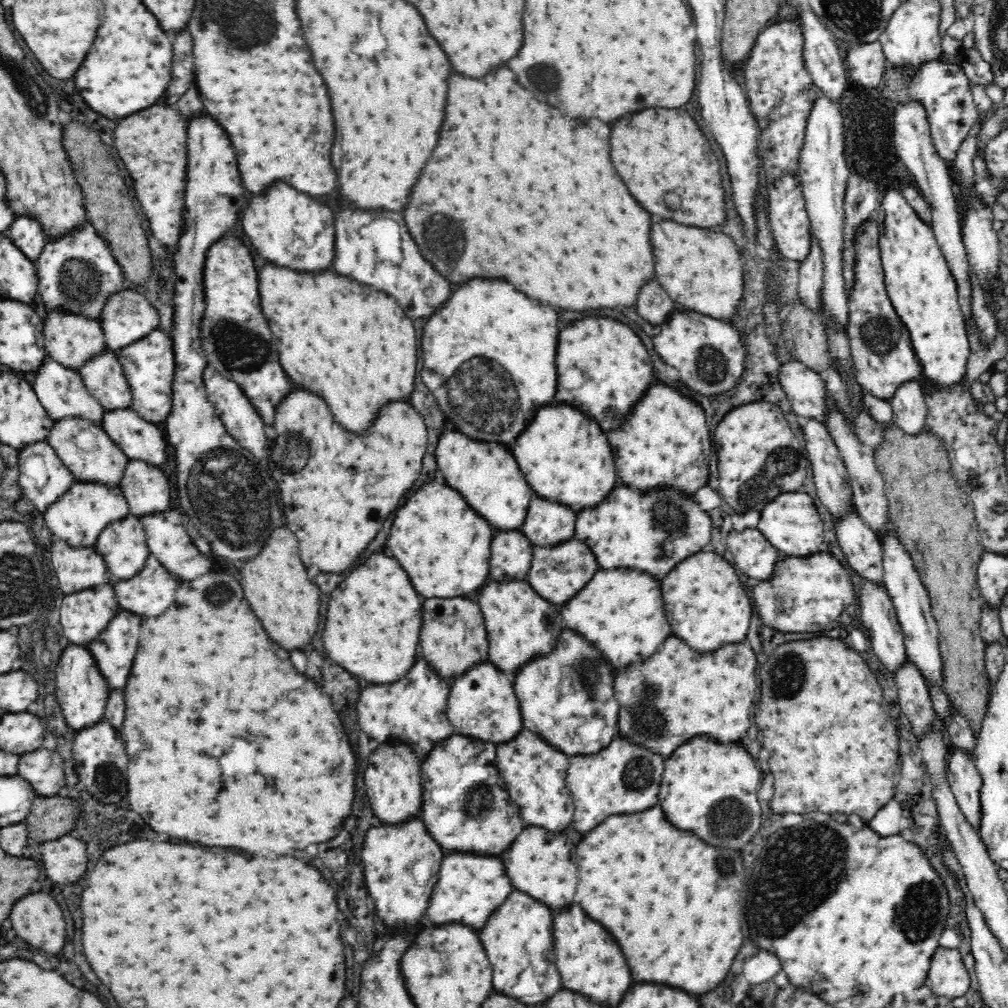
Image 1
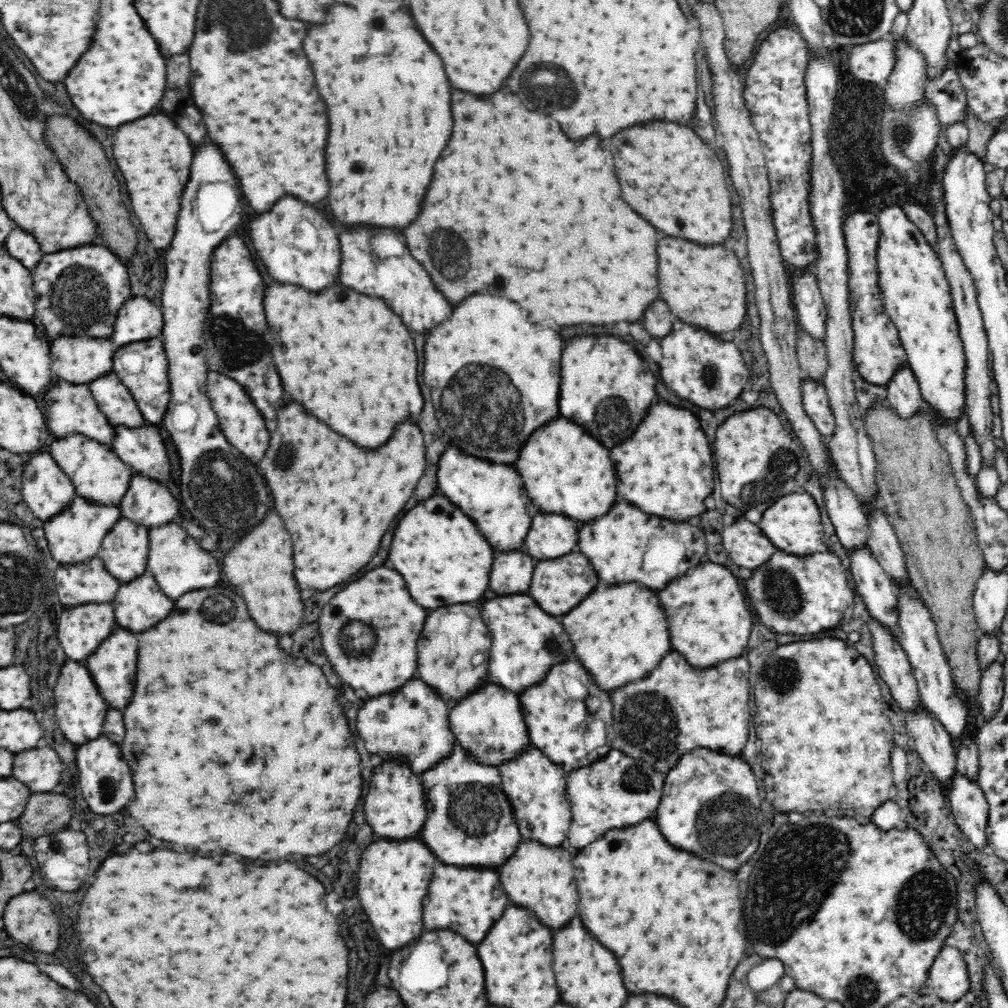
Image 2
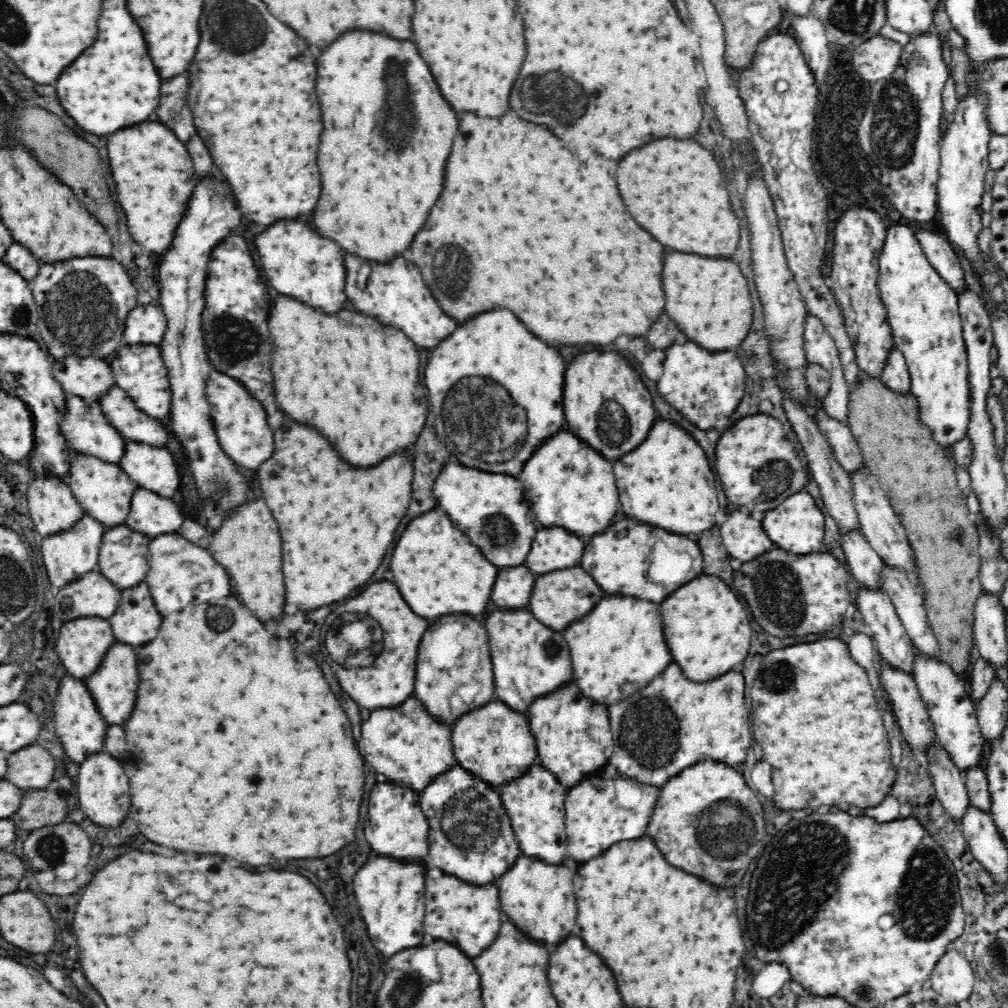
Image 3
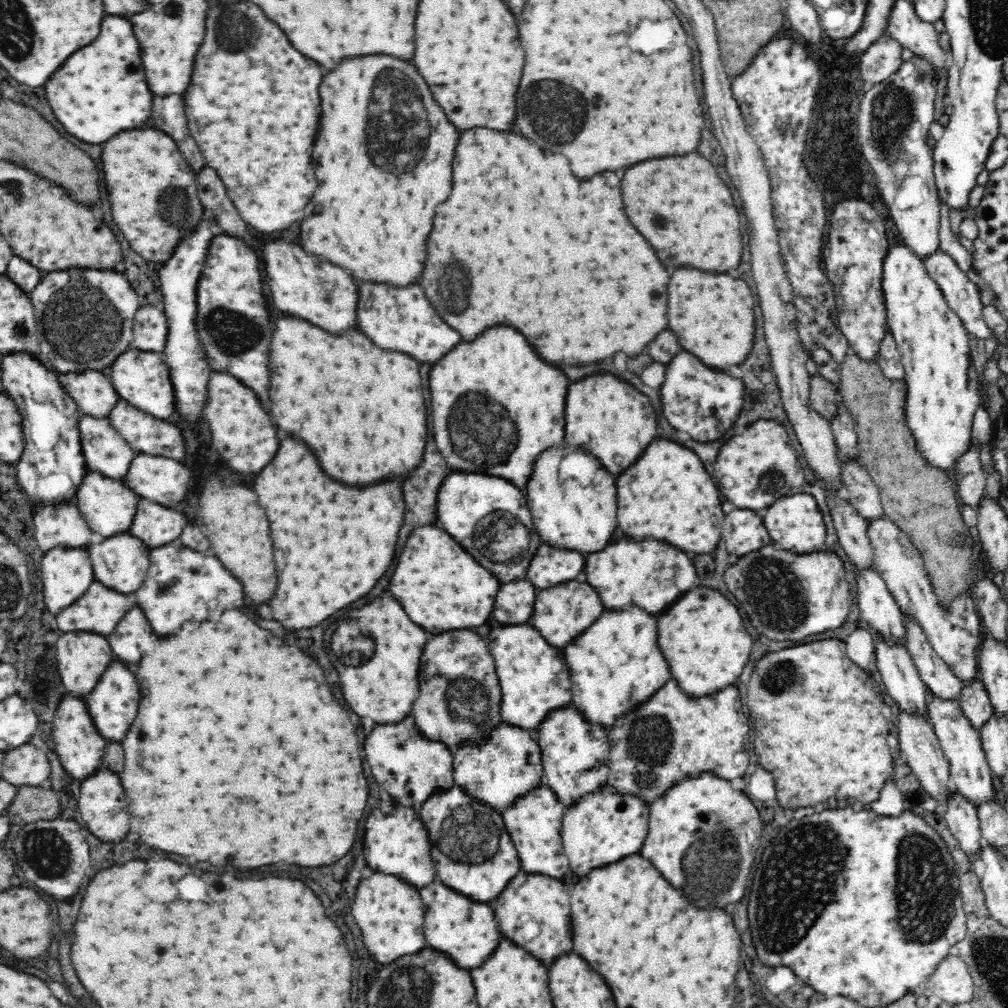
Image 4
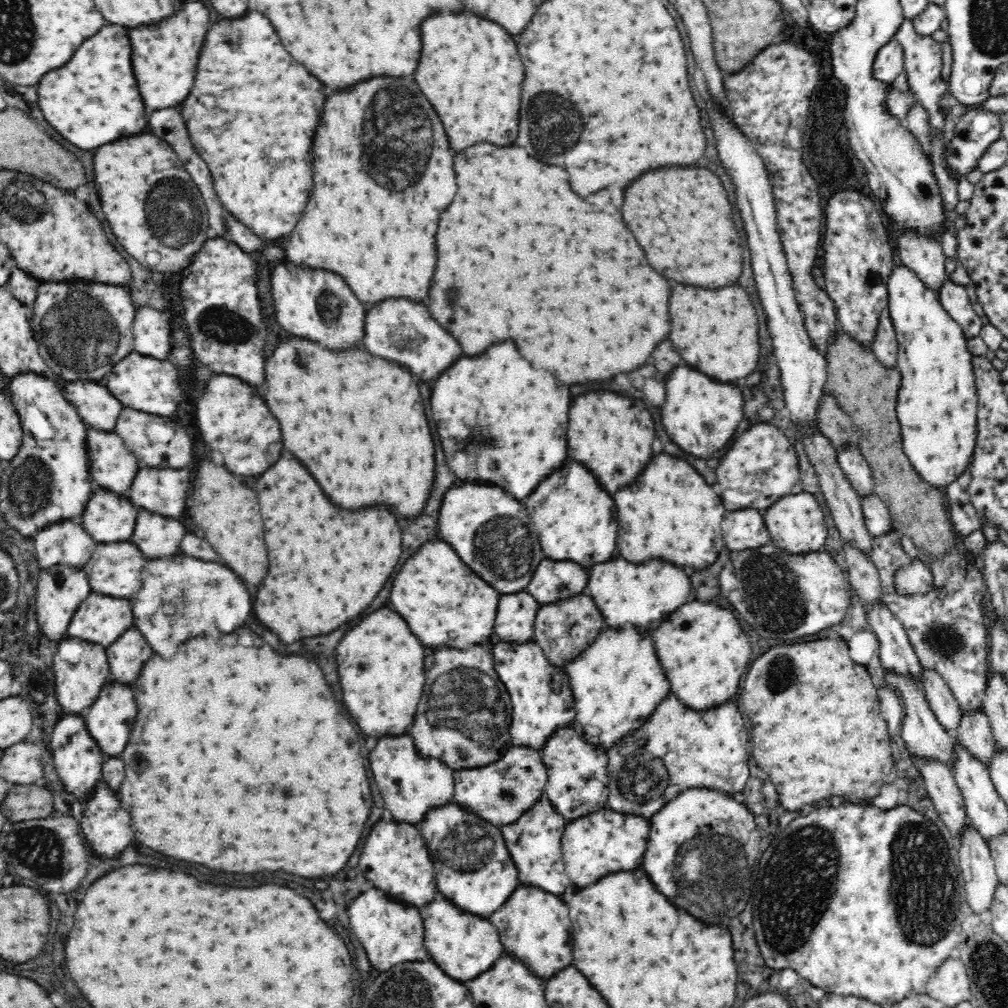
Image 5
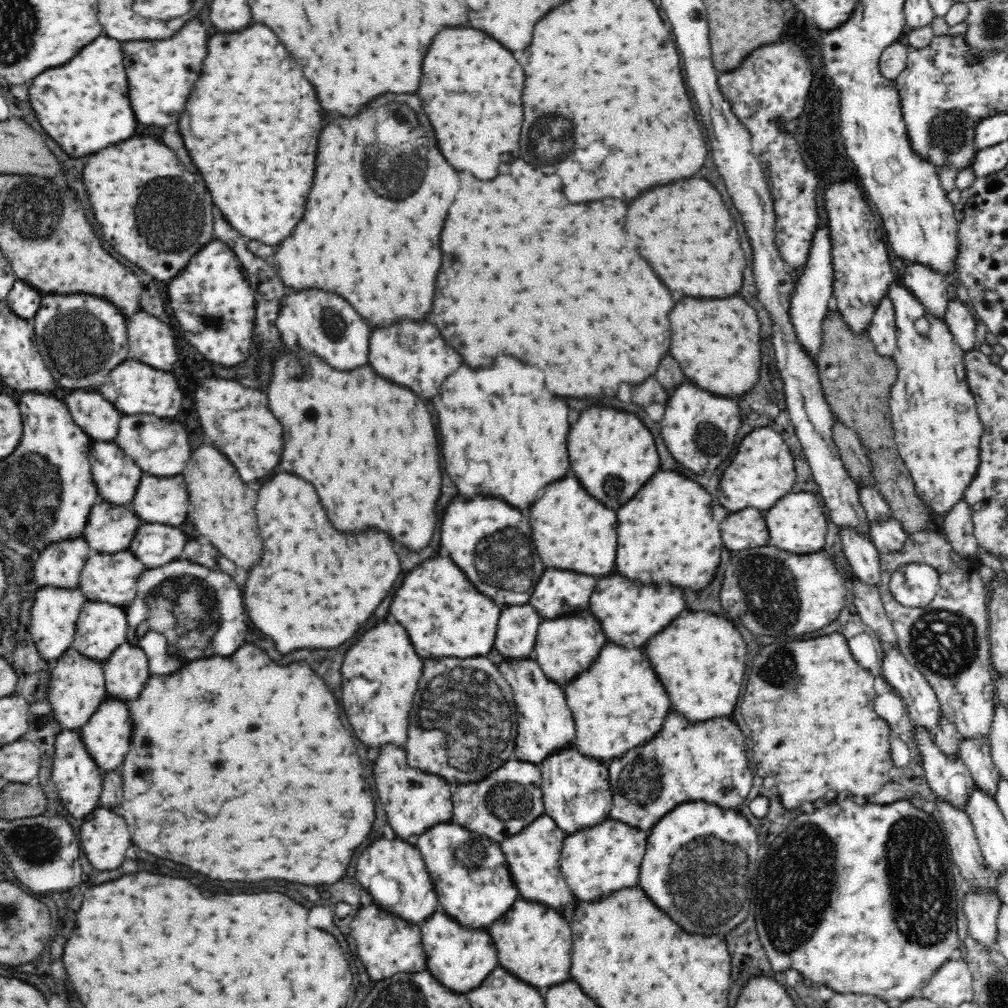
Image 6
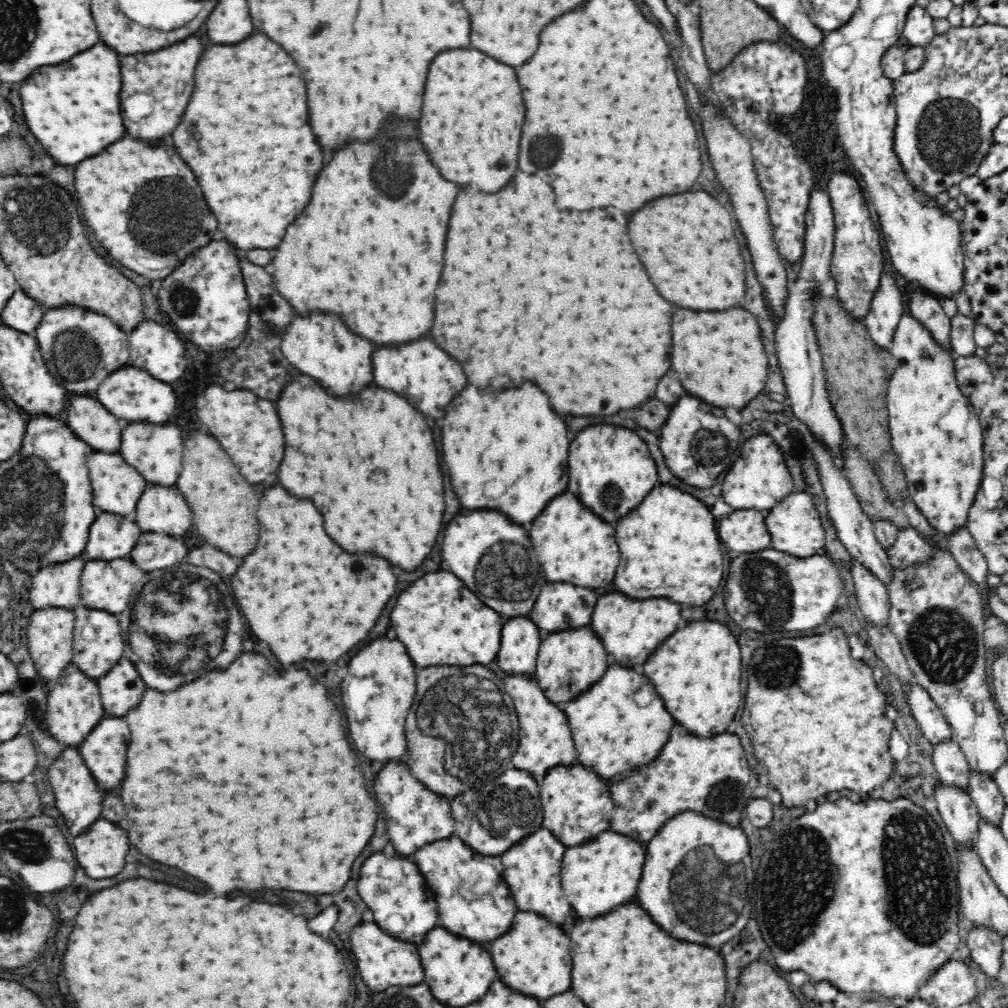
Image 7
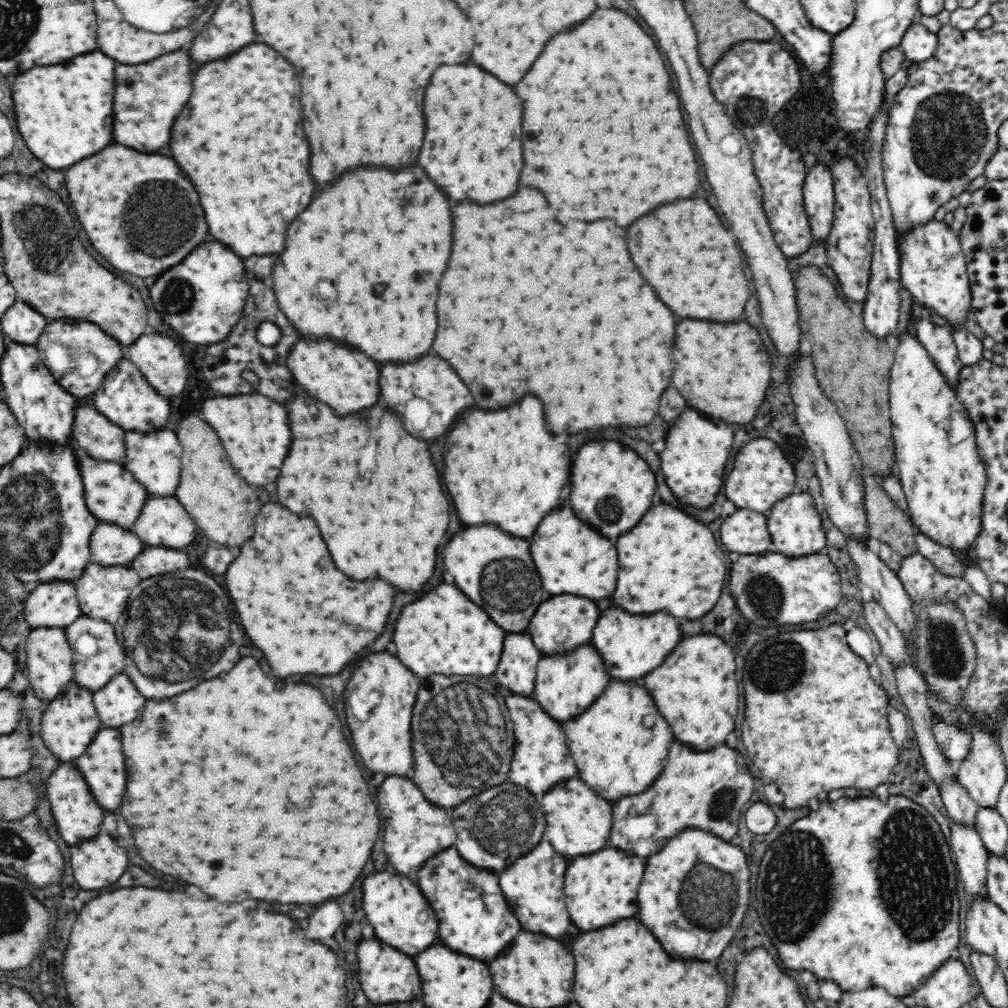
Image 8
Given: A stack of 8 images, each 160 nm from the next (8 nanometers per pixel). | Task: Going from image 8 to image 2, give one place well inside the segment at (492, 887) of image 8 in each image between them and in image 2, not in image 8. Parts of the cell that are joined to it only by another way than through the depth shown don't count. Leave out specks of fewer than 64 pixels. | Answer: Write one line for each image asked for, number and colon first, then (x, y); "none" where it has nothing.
2: (470, 822)
3: (470, 836)
4: (482, 860)
5: (474, 870)
6: (470, 875)
7: (474, 901)

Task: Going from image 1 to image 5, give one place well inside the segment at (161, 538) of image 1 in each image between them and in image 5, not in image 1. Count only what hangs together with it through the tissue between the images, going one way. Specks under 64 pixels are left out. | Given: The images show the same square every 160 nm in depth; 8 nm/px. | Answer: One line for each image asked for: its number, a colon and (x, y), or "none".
2: (178, 563)
3: (181, 573)
4: (181, 585)
5: (180, 597)

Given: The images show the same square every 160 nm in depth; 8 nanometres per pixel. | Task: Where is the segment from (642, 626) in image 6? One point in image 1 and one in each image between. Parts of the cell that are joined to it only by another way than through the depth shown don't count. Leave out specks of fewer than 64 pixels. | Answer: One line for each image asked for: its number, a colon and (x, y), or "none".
1: (651, 532)
2: (626, 545)
3: (628, 559)
4: (652, 575)
5: (645, 595)

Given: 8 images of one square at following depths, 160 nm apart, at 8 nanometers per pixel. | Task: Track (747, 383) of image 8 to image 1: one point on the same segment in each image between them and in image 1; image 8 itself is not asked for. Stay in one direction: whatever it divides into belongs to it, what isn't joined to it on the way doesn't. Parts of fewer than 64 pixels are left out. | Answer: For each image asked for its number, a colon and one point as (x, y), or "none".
1: (702, 270)
2: (703, 285)
3: (709, 299)
4: (713, 316)
5: (716, 331)
6: (717, 342)
7: (718, 356)

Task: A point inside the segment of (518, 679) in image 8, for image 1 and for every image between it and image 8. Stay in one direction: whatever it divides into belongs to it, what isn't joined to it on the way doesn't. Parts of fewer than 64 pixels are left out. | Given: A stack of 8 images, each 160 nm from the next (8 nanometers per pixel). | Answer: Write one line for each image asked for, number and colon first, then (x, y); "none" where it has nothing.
1: (512, 553)
2: (512, 572)
3: (512, 591)
4: (515, 604)
5: (515, 623)
6: (517, 628)
7: (520, 640)

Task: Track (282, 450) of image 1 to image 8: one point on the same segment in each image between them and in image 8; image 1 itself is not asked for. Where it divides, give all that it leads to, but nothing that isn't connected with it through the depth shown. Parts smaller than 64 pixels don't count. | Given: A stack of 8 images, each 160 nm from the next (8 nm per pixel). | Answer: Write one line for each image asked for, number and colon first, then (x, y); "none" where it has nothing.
2: (345, 498)
3: (337, 523)
4: (332, 543)
5: (343, 559)
6: (325, 567)
7: (321, 590)
8: (285, 588)

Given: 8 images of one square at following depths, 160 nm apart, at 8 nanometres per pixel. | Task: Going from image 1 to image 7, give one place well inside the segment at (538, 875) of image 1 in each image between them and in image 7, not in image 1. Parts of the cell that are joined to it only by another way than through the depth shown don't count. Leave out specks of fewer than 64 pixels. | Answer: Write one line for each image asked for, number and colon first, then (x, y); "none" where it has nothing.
2: (539, 878)
3: (539, 898)
4: (534, 911)
5: (534, 926)
6: (535, 943)
7: (534, 959)

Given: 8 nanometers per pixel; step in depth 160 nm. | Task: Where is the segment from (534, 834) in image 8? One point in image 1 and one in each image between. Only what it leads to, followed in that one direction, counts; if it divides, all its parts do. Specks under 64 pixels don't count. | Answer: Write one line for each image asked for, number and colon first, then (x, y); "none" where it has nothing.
1: (482, 704)
2: (489, 724)
3: (495, 744)
4: (498, 771)
5: (500, 793)
6: (500, 806)
7: (498, 814)

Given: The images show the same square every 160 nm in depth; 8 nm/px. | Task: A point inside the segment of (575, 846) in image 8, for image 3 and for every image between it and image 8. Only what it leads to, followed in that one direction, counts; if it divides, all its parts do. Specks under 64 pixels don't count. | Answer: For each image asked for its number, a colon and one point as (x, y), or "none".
3: (573, 736)
4: (575, 754)
5: (577, 774)
6: (577, 794)
7: (577, 806)

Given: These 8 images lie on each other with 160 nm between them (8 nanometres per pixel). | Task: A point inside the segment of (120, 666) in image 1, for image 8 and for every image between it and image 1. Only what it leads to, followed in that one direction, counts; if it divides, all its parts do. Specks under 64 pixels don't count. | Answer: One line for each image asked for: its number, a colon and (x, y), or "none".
2: (113, 666)
3: (113, 686)
4: (113, 703)
5: (109, 720)
6: (106, 736)
7: (104, 750)
8: (102, 765)

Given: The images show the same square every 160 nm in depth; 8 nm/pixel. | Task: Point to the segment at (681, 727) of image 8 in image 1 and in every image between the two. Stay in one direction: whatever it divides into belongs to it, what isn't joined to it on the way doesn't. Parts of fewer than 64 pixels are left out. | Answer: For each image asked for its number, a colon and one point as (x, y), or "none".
1: (706, 605)
2: (709, 621)
3: (706, 627)
4: (702, 637)
5: (701, 647)
6: (701, 660)
7: (696, 672)

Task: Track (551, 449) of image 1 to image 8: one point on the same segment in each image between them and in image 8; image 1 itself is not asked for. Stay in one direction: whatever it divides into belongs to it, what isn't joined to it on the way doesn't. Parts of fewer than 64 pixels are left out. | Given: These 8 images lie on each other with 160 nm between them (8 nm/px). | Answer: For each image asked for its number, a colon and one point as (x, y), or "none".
2: (566, 471)
3: (569, 485)
4: (572, 498)
5: (575, 518)
6: (572, 531)
7: (573, 545)
8: (573, 559)

